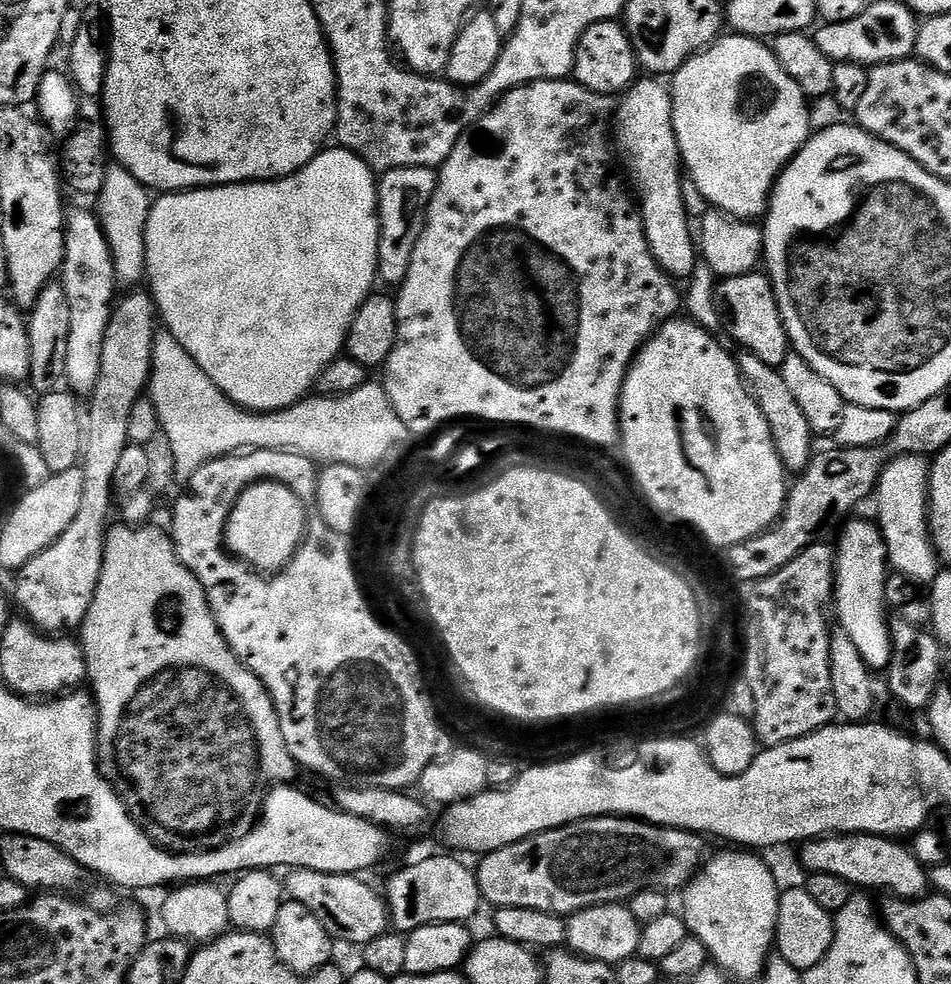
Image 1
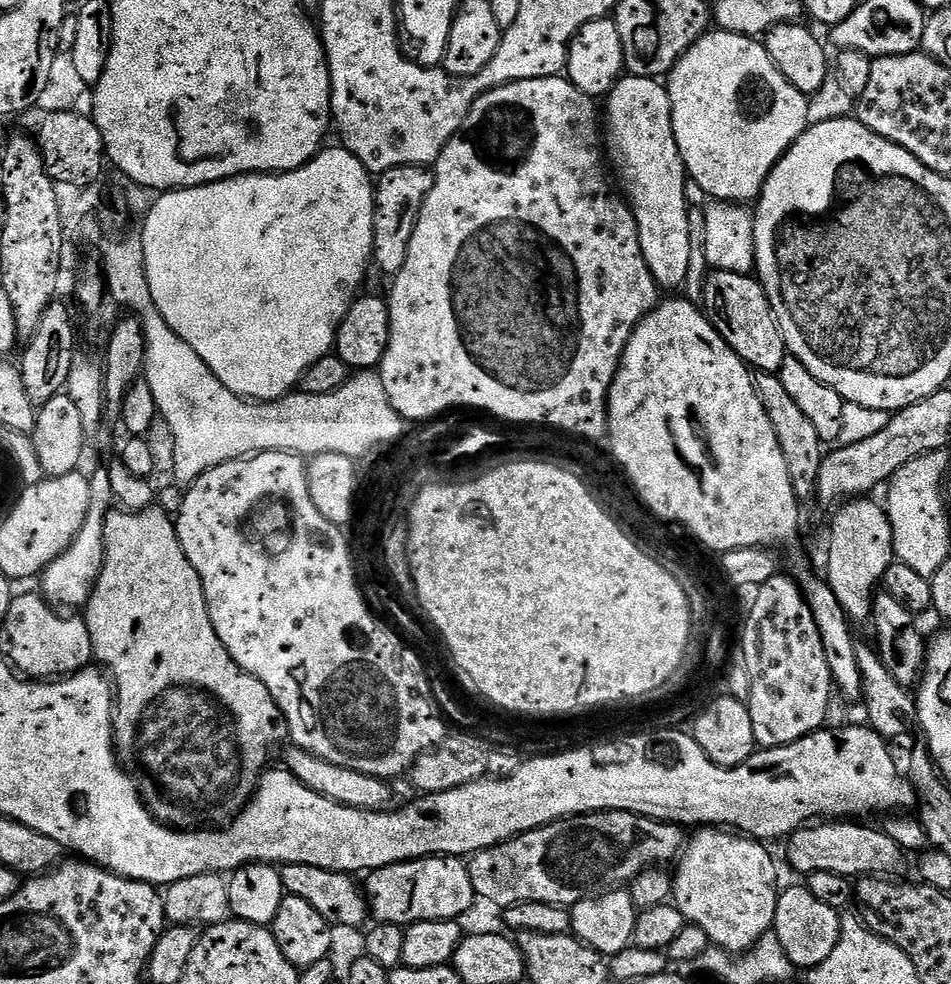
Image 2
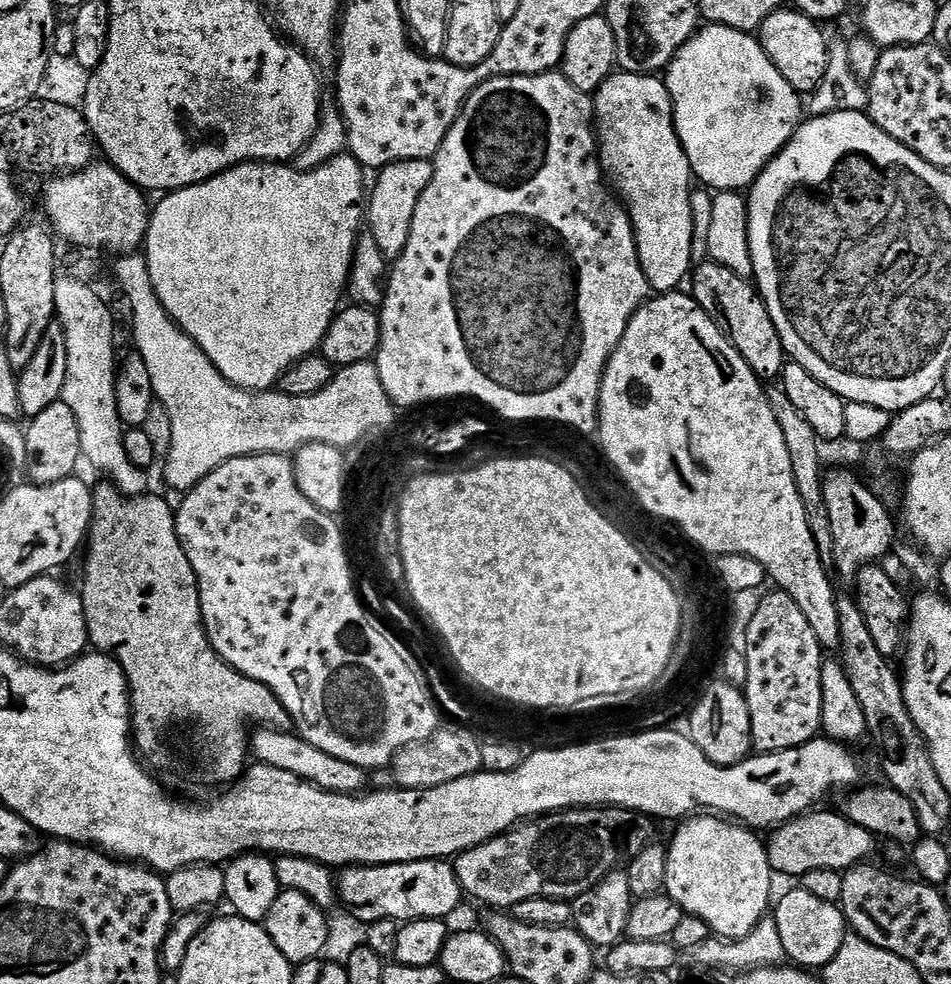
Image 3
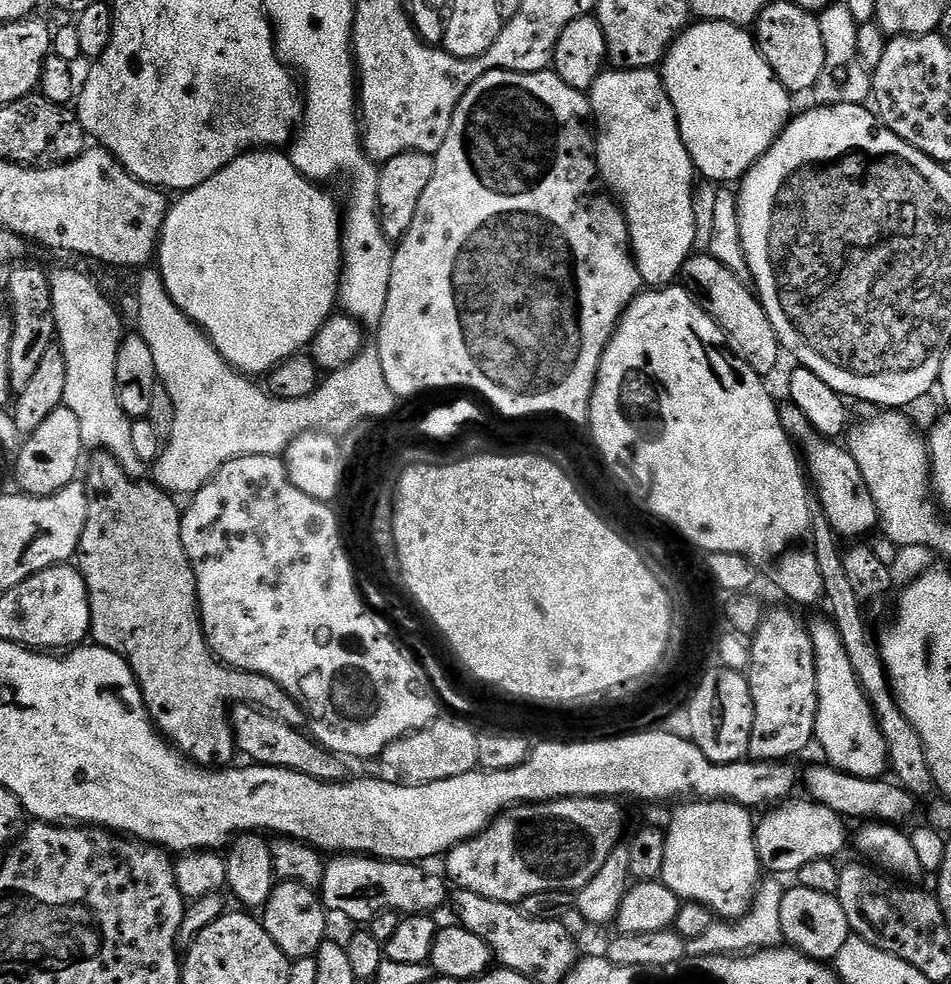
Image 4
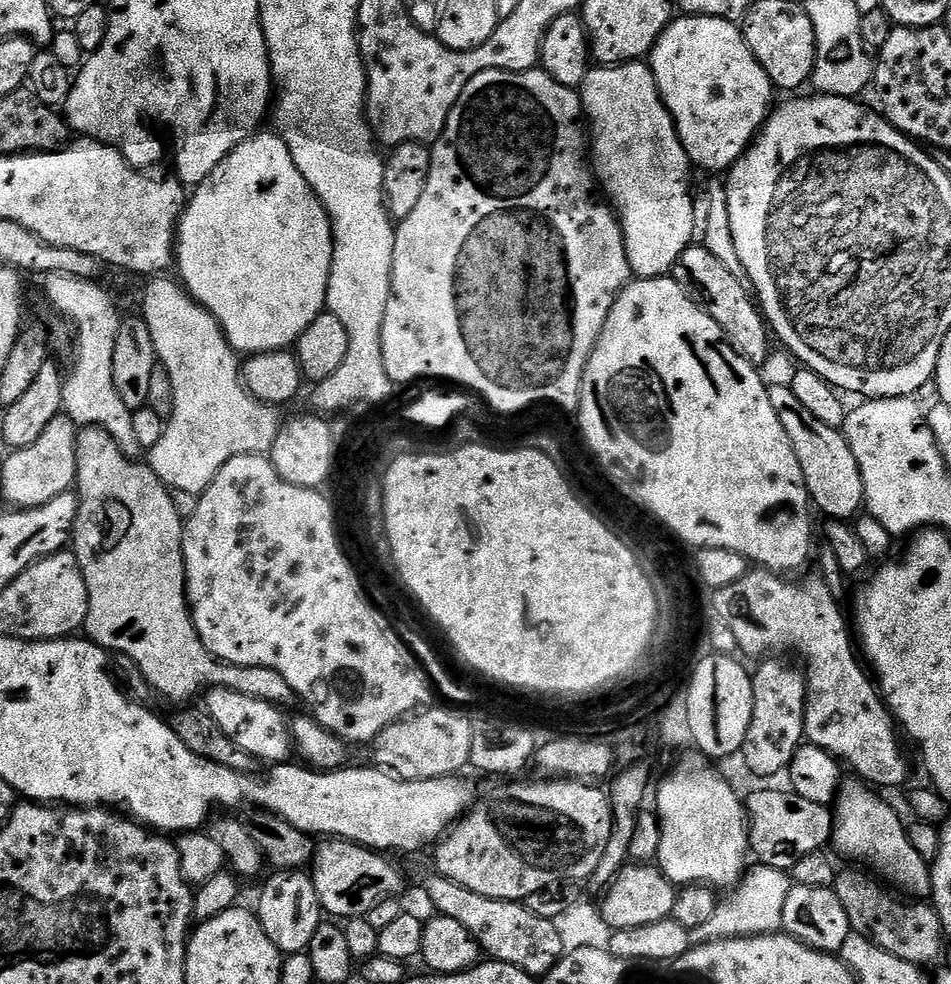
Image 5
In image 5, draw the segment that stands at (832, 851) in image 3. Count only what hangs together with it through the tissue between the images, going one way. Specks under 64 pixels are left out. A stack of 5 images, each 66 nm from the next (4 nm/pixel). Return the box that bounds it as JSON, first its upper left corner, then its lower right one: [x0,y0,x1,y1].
[746,788,834,870]

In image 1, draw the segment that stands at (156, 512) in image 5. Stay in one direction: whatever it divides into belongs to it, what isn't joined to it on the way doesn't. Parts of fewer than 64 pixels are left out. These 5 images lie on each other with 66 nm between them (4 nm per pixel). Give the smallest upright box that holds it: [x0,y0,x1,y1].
[78,522,298,852]

